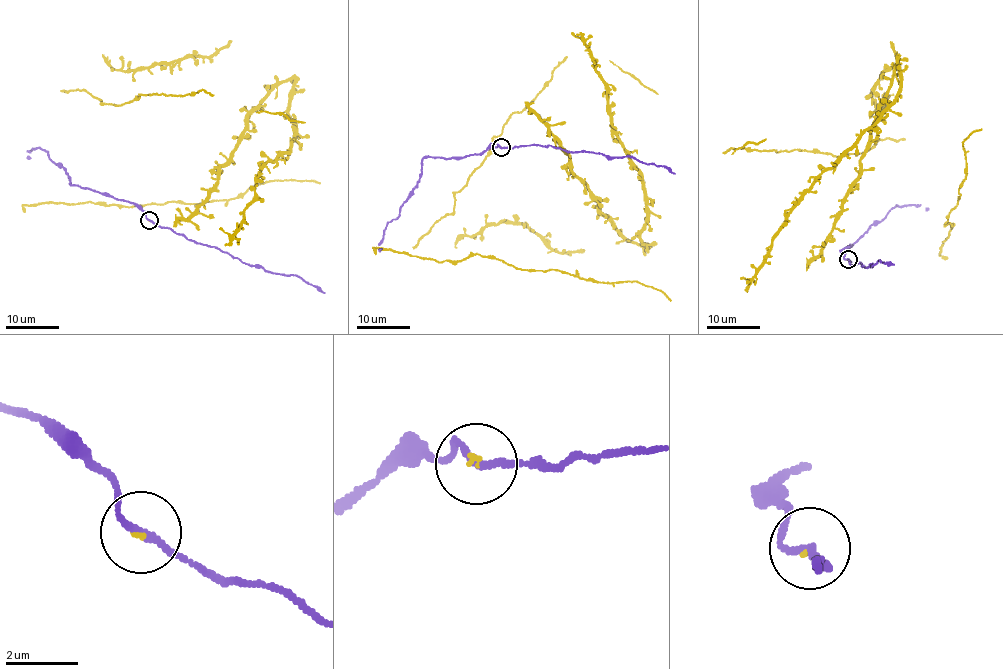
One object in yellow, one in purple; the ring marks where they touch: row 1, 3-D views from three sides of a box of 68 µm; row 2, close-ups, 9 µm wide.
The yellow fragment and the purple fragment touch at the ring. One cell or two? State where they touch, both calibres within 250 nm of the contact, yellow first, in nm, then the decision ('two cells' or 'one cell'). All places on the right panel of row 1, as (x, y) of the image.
(848, 259) | 70/190 nm | one cell

